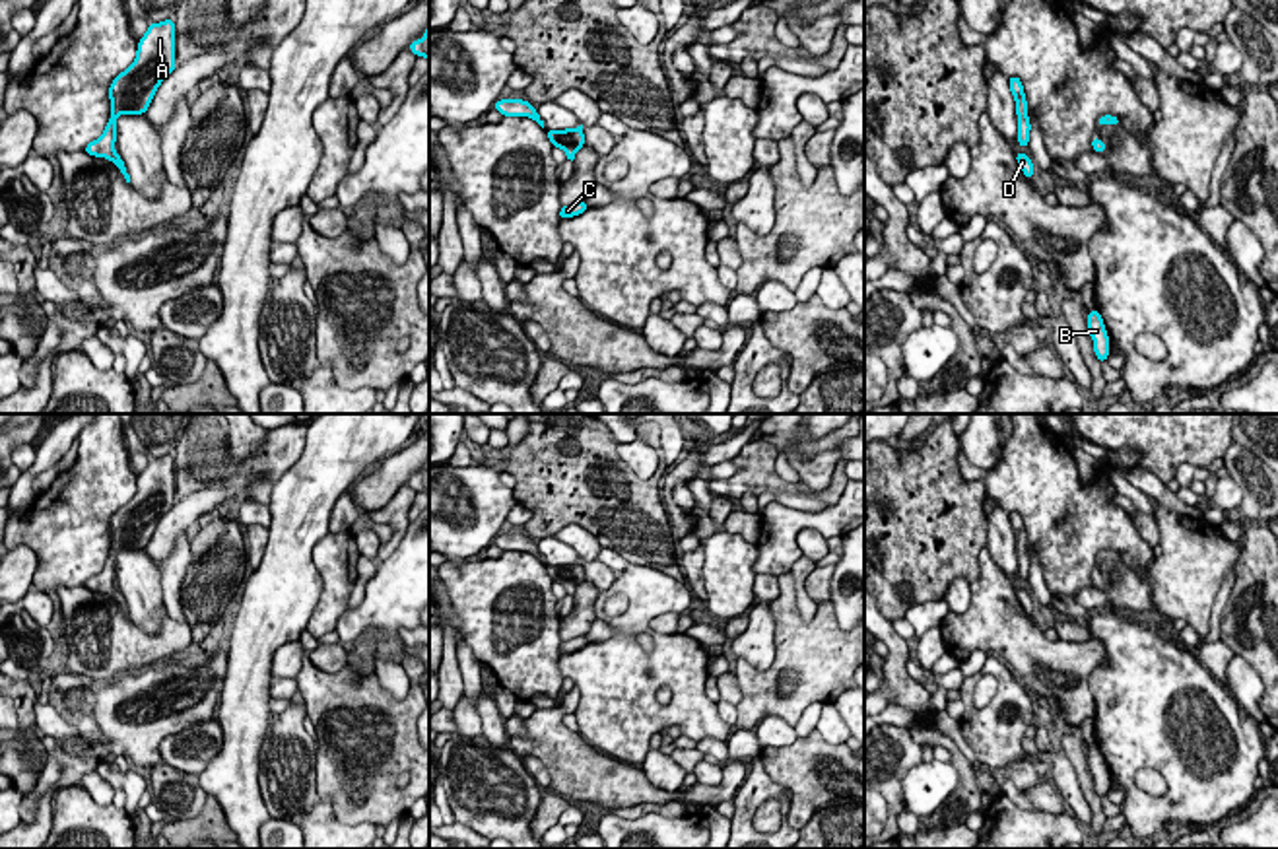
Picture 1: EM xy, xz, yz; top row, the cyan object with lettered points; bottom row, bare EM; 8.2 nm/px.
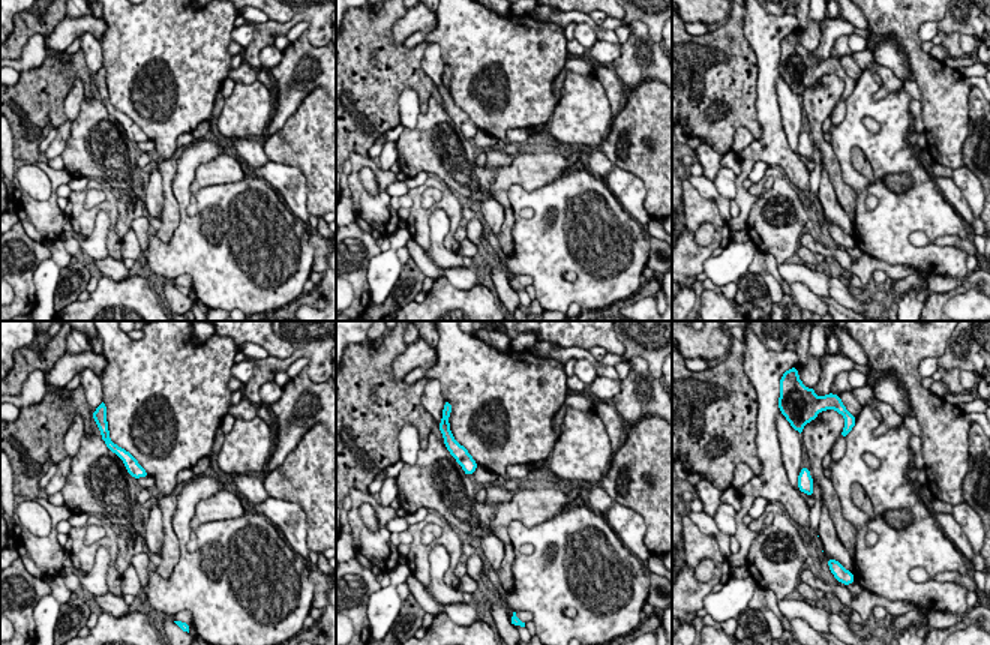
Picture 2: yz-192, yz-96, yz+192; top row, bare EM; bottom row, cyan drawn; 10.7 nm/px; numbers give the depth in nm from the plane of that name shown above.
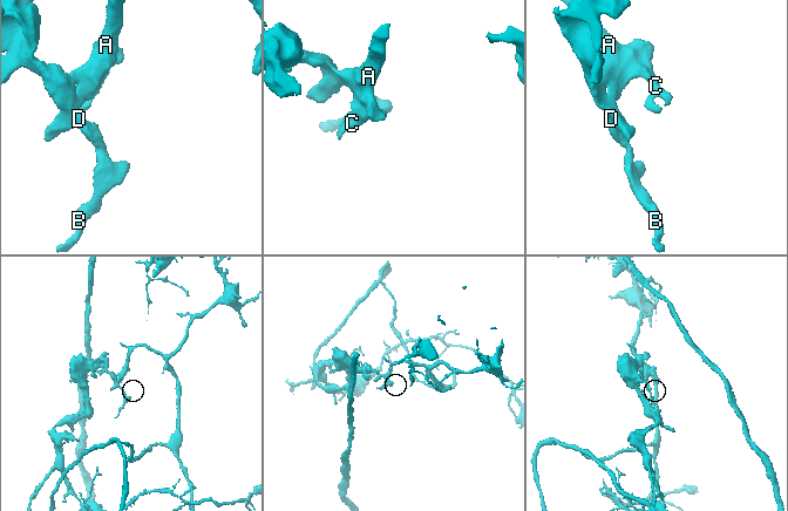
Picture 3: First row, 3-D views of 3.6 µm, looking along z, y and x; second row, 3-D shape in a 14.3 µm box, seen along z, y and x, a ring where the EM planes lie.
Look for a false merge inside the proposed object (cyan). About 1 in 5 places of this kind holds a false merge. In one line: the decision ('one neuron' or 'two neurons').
one neuron

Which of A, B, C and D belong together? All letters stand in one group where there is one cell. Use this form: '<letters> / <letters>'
A B C D

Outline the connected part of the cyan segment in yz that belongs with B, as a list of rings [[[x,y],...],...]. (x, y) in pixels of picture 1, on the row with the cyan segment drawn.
[[[1093,309],[1088,313],[1086,321],[1088,321],[1090,336],[1093,340],[1095,357],[1099,359],[1099,363],[1103,363],[1109,357],[1109,336],[1103,319],[1097,313],[1097,309]]]

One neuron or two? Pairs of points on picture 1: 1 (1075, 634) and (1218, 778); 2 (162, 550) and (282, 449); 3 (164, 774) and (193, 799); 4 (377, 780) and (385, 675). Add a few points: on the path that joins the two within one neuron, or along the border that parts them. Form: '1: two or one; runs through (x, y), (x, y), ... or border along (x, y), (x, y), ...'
1: two; border along (1086, 630), (1090, 638)
2: one; runs through (183, 517), (197, 504), (222, 496), (249, 471)
3: one; runs through (171, 781), (185, 795)
4: two; border along (375, 673), (381, 686), (395, 698), (408, 694)

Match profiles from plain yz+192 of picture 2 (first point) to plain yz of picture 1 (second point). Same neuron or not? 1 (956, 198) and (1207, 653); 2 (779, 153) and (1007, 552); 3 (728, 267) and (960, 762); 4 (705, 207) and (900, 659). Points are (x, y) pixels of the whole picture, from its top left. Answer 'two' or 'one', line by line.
1: one
2: two
3: two
4: two

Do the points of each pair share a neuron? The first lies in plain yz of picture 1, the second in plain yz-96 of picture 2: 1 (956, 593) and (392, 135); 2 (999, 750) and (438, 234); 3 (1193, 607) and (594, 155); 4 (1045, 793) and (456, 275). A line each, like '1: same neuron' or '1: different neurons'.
1: different neurons
2: different neurons
3: different neurons
4: same neuron

